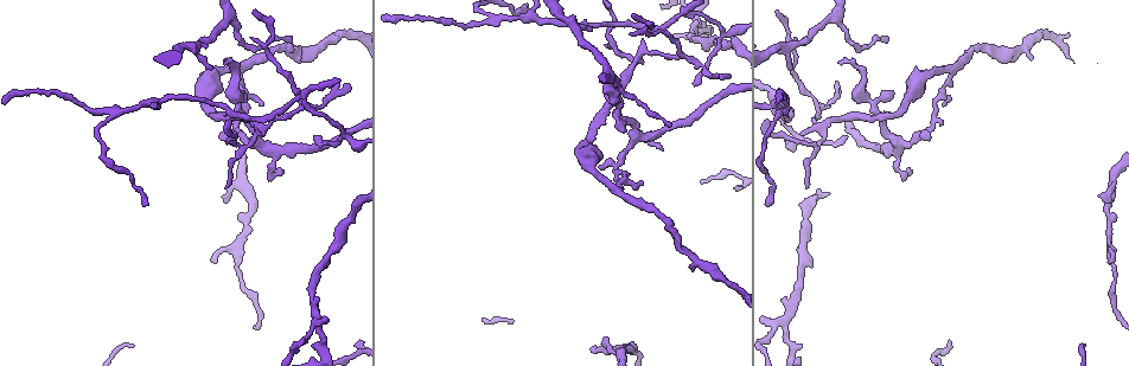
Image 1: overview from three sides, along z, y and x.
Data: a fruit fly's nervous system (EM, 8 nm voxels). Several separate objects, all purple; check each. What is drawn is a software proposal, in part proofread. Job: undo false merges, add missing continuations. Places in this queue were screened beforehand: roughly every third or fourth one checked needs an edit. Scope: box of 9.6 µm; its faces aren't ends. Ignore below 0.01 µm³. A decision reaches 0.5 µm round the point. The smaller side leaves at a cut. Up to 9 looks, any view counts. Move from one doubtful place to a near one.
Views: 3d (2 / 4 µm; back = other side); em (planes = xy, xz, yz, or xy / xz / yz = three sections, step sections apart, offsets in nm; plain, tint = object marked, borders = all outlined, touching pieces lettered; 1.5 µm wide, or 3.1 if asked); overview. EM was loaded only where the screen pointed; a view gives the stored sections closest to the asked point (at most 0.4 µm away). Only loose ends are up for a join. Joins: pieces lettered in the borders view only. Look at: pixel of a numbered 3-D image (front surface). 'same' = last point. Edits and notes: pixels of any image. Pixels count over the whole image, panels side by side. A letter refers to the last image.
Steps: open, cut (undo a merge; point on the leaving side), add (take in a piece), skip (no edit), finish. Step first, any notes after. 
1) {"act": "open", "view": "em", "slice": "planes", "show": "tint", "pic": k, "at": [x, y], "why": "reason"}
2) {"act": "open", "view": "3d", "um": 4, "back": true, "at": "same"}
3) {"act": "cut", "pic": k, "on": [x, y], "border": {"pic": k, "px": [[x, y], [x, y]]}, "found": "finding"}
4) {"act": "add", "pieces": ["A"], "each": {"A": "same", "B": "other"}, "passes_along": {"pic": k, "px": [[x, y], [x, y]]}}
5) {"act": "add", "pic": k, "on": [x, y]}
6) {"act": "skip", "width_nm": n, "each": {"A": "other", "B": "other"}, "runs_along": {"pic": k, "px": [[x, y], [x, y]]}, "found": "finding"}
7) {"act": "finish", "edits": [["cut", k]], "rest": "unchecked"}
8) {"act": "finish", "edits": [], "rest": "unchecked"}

{"act": "open", "view": "3d", "um": 2, "back": true, "pic": 1, "at": [280, 172]}

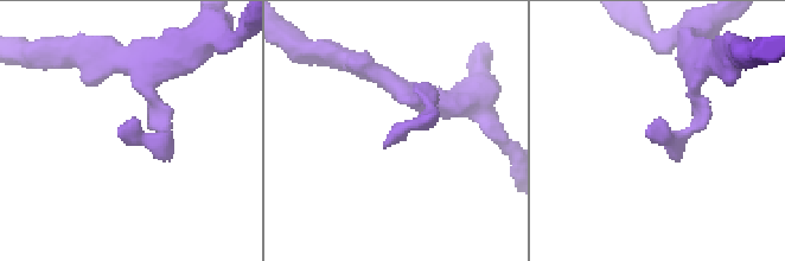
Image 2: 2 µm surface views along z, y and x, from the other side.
{"act": "open", "view": "em", "slice": "planes", "show": "borders", "pic": 2, "at": [384, 142], "why": "need the tissue"}

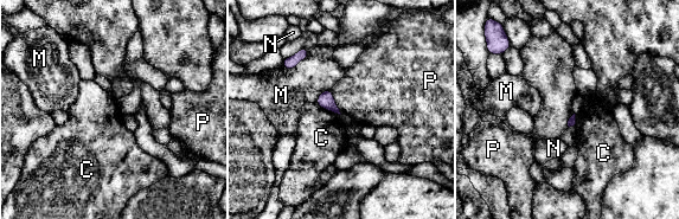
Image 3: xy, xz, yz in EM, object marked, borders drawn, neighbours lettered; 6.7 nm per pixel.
{"act": "skip", "each": {"C": "other", "M": "other", "N": "other", "P": "other"}, "border": {"pic": 3, "px": [[330, 90], [341, 114]]}, "found": "none of them fits"}

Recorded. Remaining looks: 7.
{"act": "open", "view": "em", "slice": "planes", "show": "tint", "pic": 1, "at": [234, 129], "why": "sharp bend"}

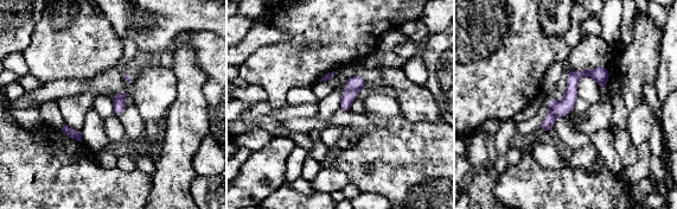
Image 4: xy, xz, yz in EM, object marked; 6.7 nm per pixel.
{"act": "open", "view": "em", "slice": "planes", "show": "borders", "at": "same"}

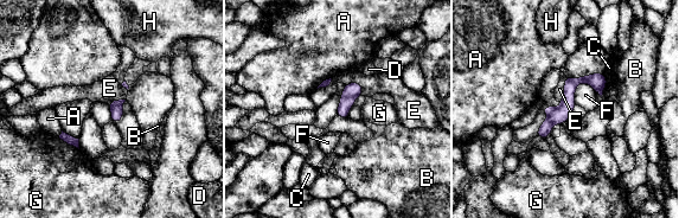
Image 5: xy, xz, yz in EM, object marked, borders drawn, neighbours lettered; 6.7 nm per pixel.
{"act": "cut", "pic": 5, "on": [353, 89], "longest_contact_nm": ["F", 200], "each": {"A": "other", "B": "other", "C": "other", "D": "other", "E": "other", "F": "other", "G": "other", "H": "other"}, "border": {"pic": 5, "px": [[343, 95], [356, 97]]}, "found": "a second cell is stuck on"}

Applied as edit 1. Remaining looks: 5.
{"act": "open", "view": "overview"}

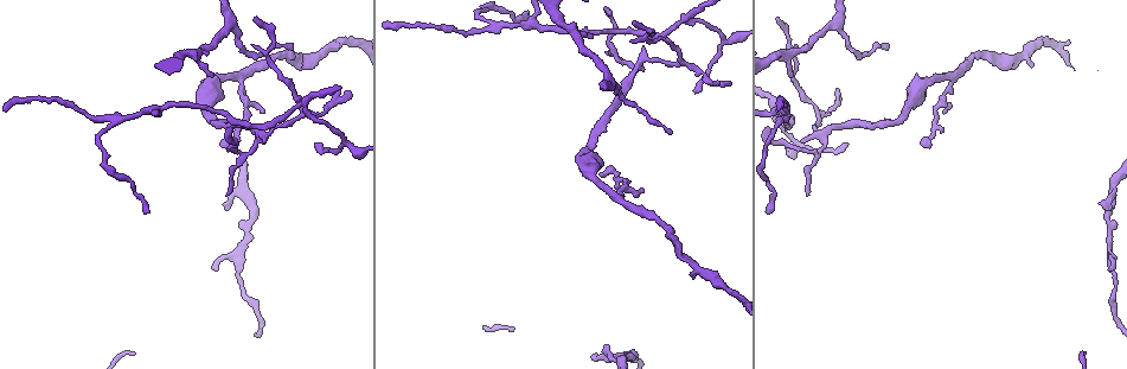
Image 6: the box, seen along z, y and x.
{"act": "open", "view": "em", "slice": "planes", "show": "tint", "pic": 6, "at": [229, 195], "why": "tapers out"}

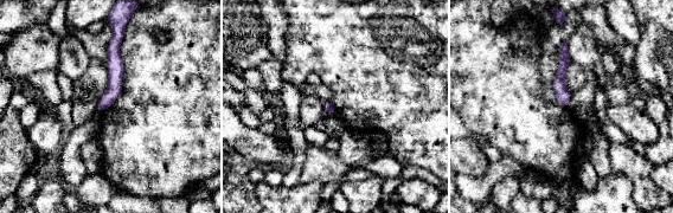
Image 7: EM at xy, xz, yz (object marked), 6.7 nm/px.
{"act": "open", "view": "em", "slice": "planes", "show": "borders", "at": "same"}

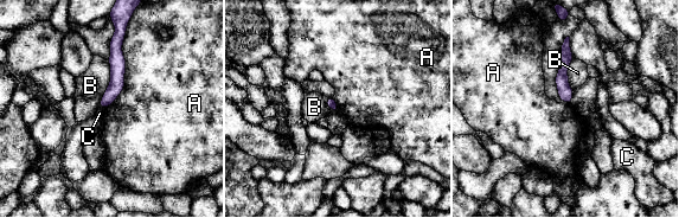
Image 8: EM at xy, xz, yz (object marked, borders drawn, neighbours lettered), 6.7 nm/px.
{"act": "skip", "each": {"A": "other", "B": "other", "C": "other"}, "border": {"pic": 8, "px": [[128, 24], [125, 87], [104, 108]]}, "found": "no lettered piece goes on from it"}

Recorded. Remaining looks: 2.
{"act": "finish", "edits": [["cut", 5]], "rest": "unchecked"}

